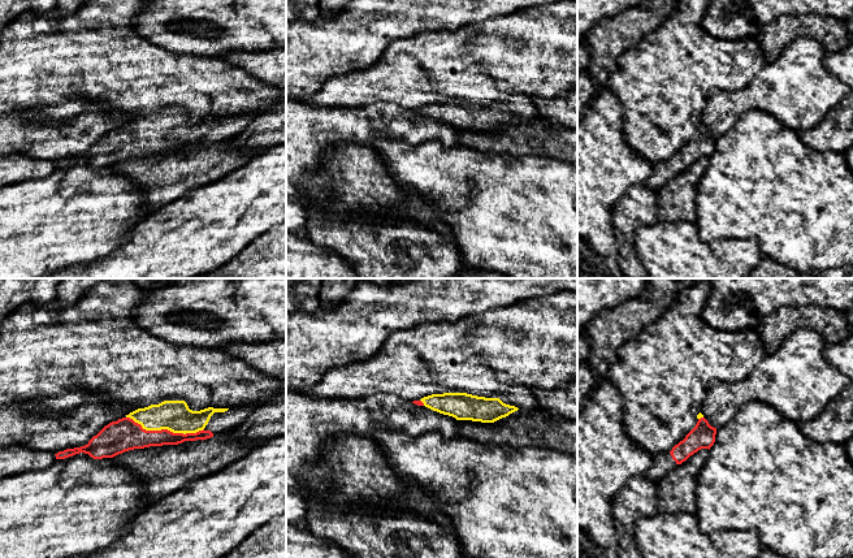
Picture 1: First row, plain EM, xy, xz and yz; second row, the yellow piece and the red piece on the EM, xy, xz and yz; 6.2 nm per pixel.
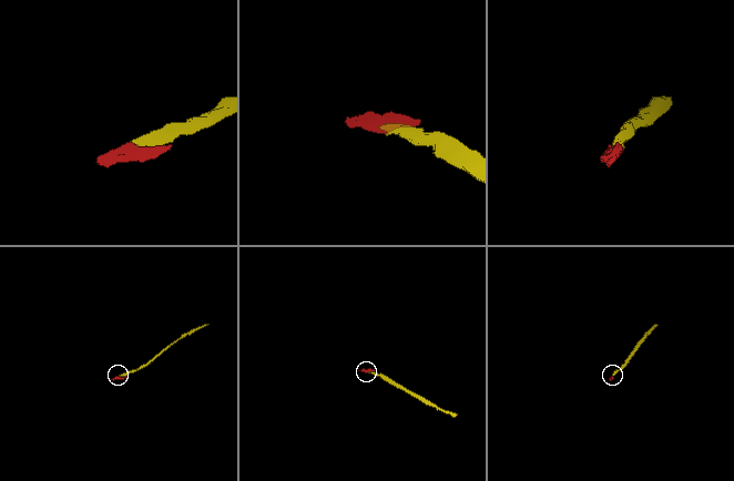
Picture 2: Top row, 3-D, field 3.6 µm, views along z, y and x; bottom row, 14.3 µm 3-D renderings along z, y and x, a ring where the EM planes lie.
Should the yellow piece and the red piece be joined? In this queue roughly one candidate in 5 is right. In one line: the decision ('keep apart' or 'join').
join

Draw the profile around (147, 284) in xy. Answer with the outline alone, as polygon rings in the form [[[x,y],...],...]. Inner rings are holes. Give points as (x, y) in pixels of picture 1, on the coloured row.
[[[134,278],[134,282],[144,290],[152,290],[166,285],[170,280],[172,278]]]

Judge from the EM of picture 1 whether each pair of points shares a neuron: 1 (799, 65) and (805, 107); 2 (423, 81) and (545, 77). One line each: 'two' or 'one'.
1: one
2: one

